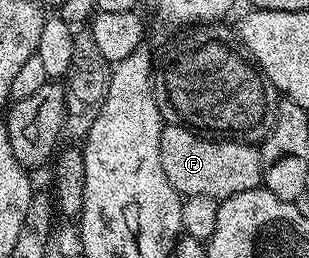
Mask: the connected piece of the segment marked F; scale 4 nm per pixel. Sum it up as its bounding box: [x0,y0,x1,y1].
[159,123,263,201]

